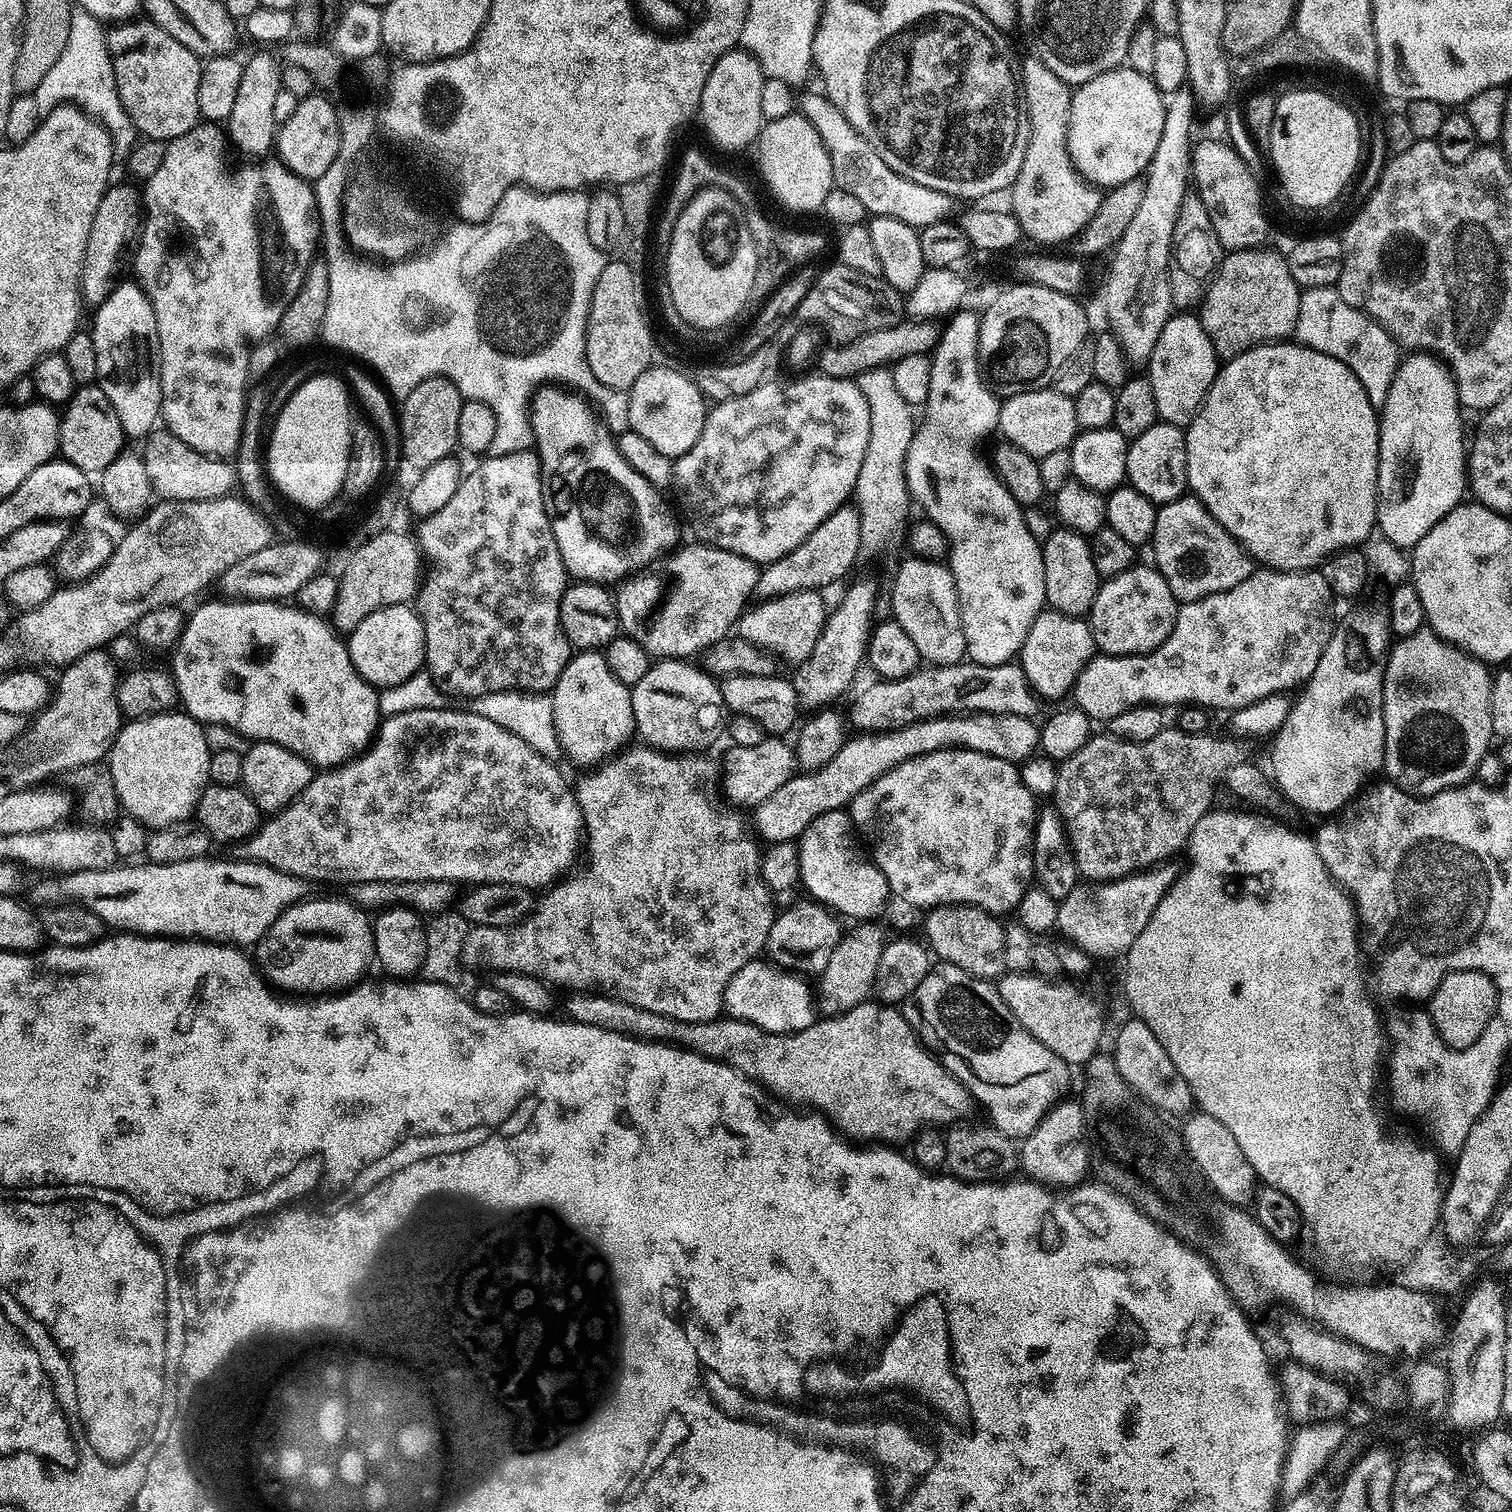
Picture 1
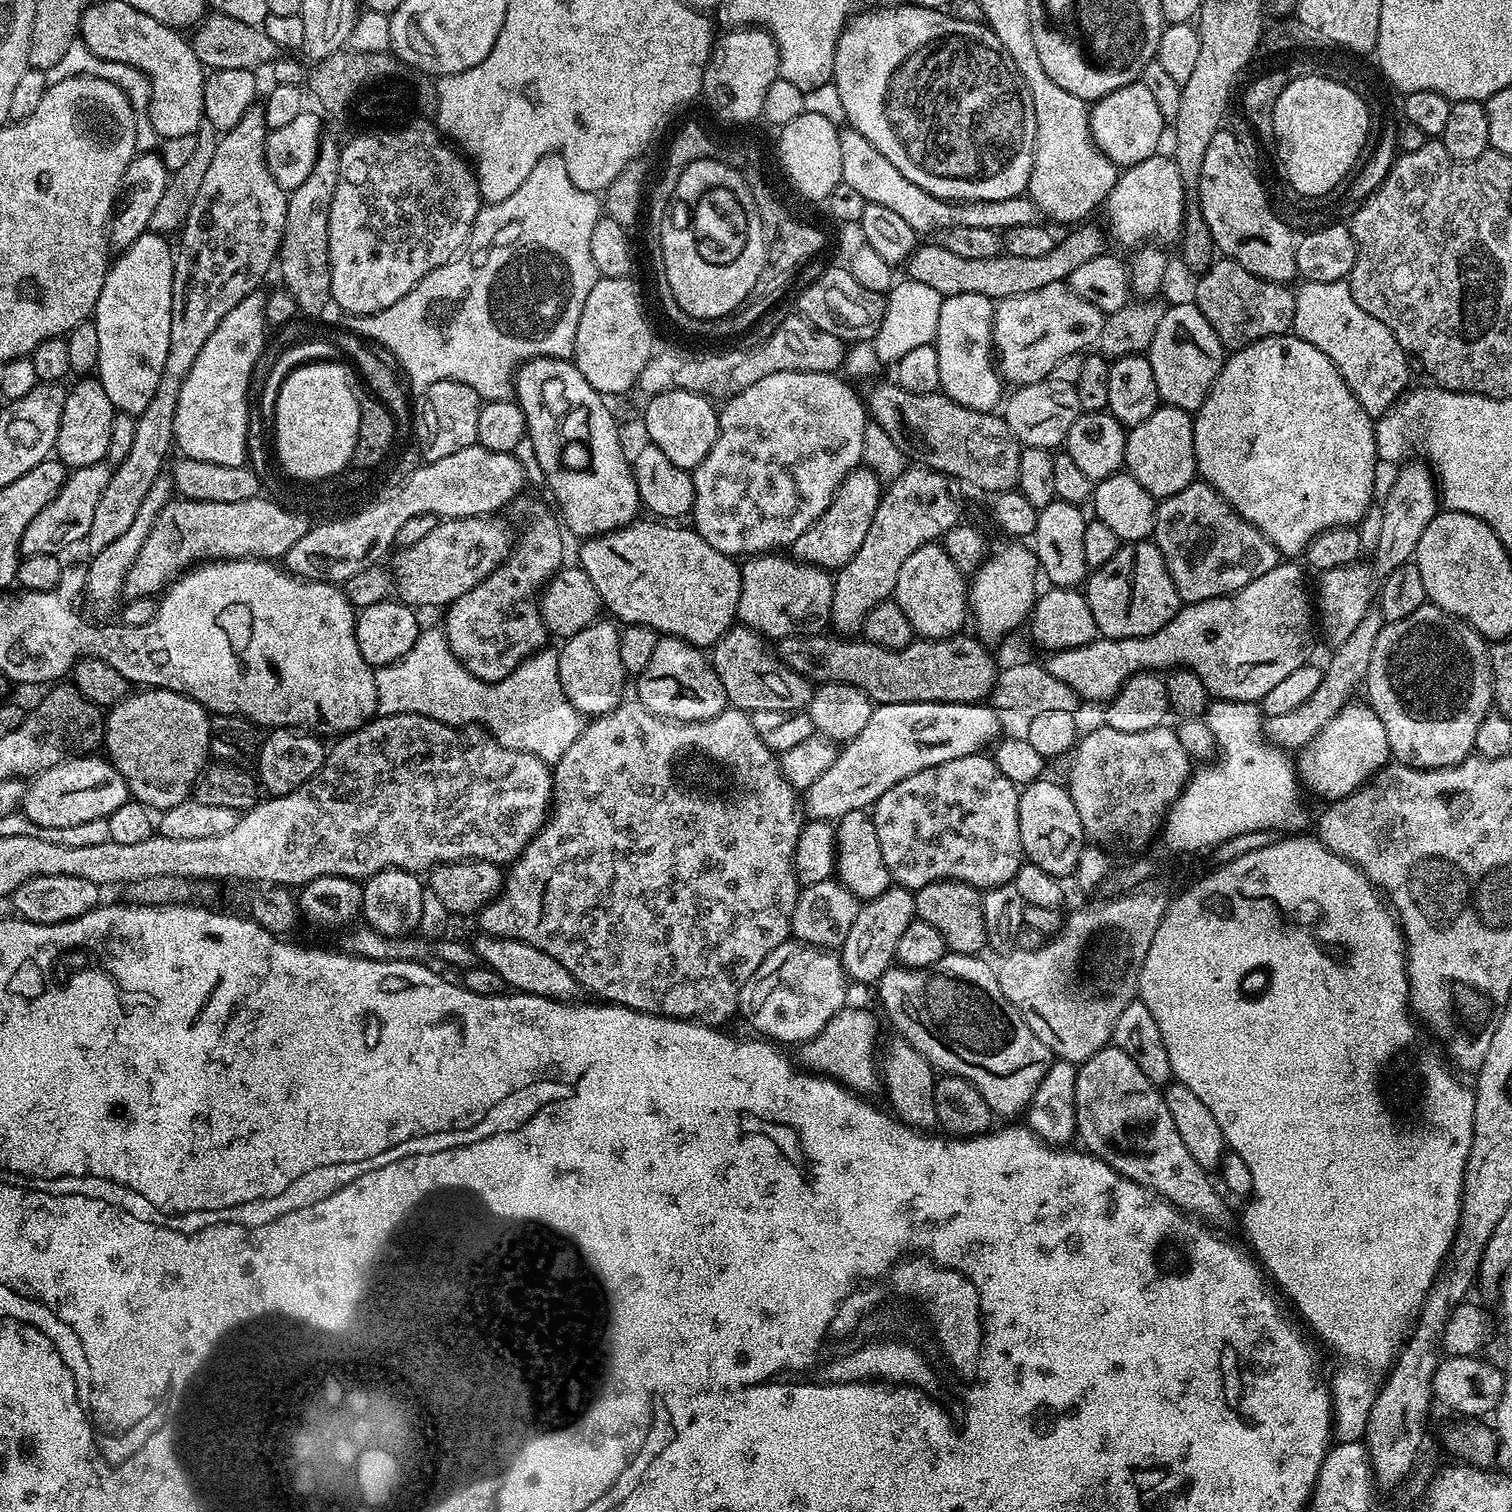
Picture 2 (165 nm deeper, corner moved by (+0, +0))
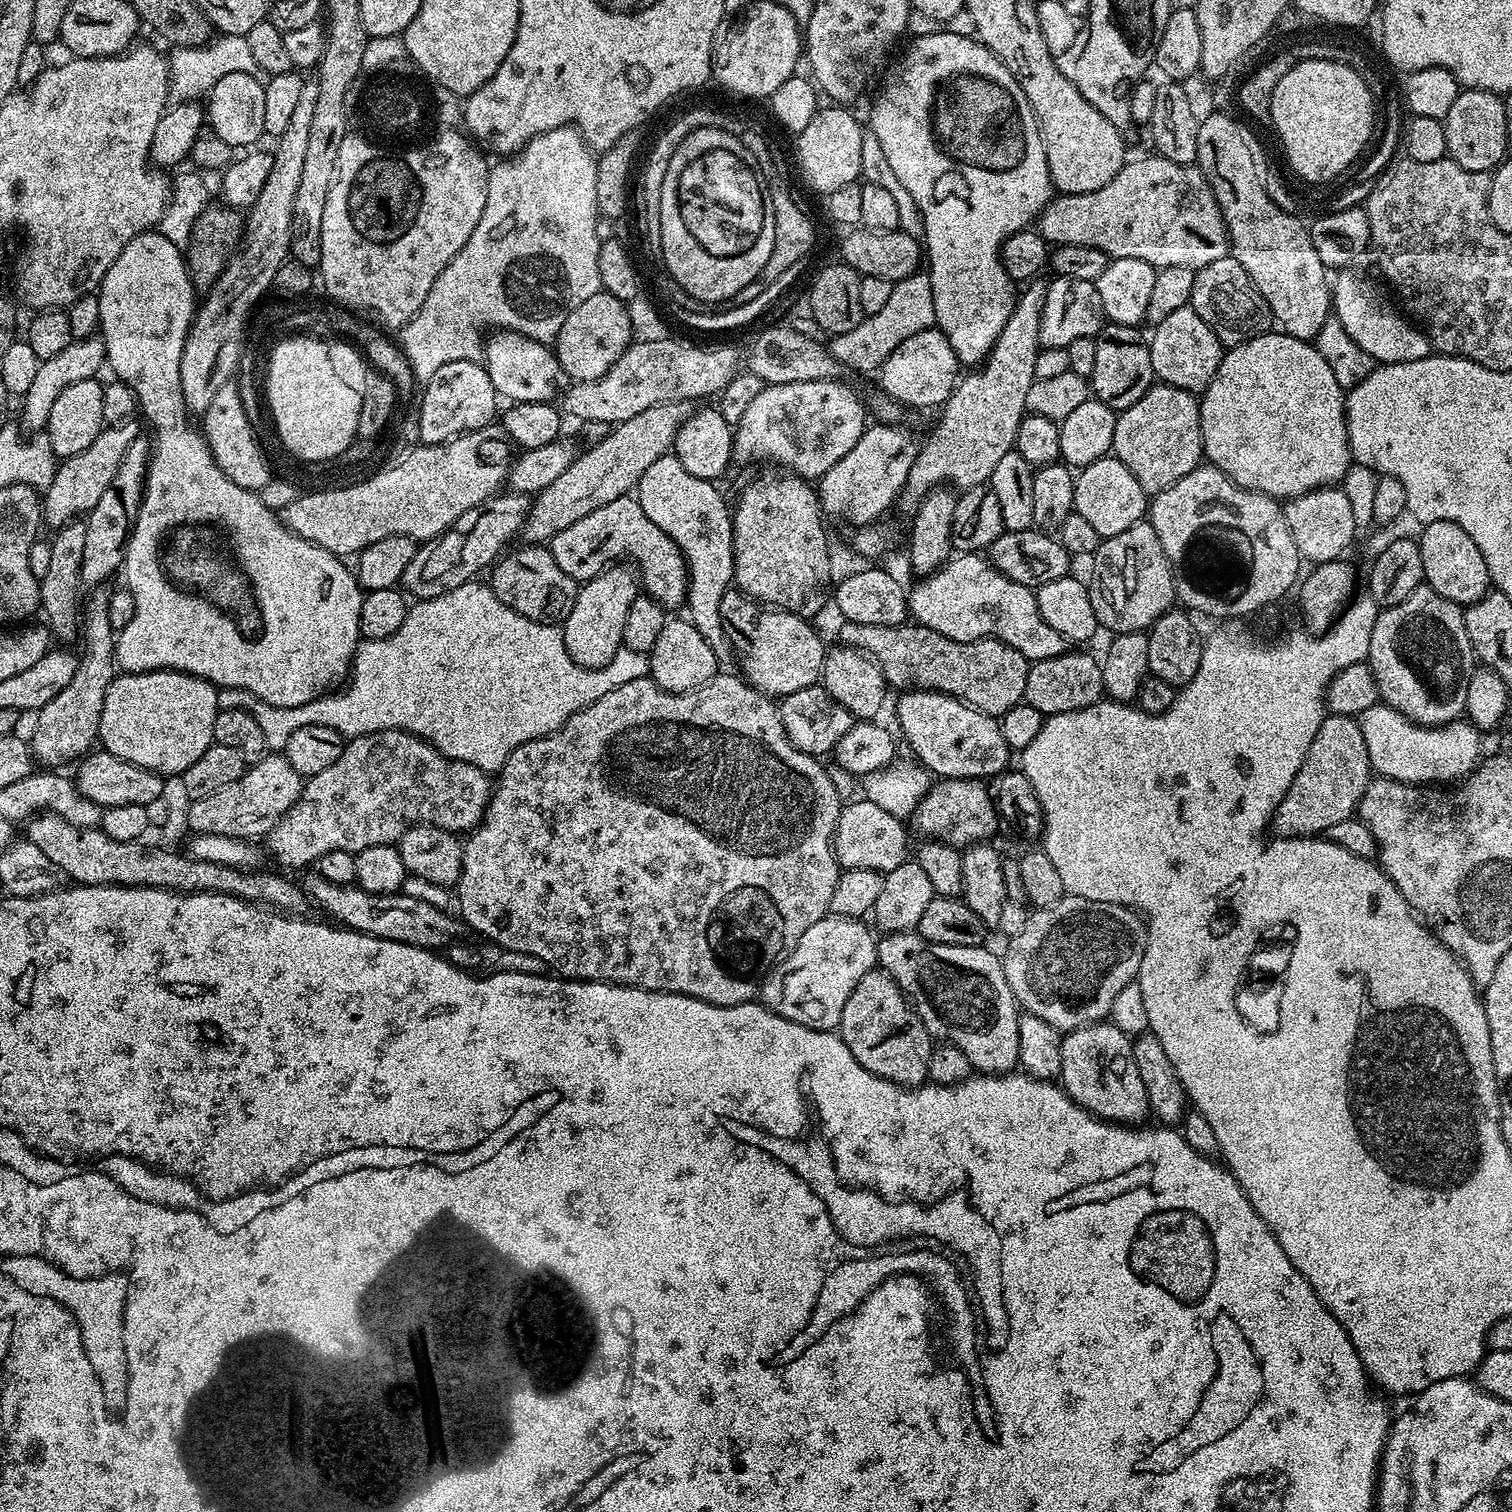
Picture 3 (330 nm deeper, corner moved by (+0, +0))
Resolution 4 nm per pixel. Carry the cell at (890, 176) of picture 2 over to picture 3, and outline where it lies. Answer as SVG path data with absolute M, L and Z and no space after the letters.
M1159 154L1151 155L1141 160L1129 159L1102 190L1090 190L1090 194L1053 195L1035 219L1035 231L1052 246L1094 246L1094 250L1102 250L1110 258L1142 258L1142 262L1150 262L1157 270L1166 267L1195 270L1229 255L1222 210L1199 167L1170 162Z

